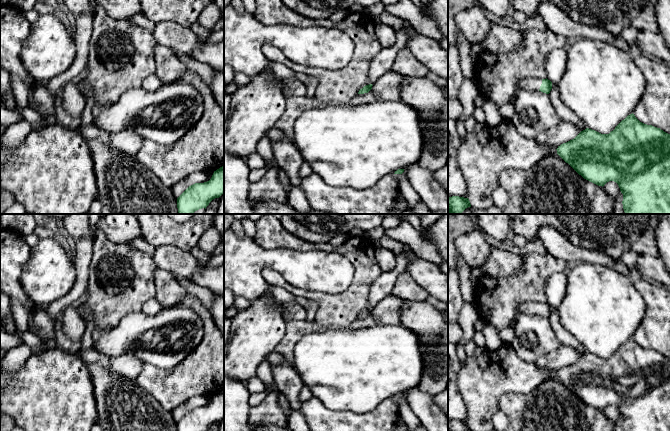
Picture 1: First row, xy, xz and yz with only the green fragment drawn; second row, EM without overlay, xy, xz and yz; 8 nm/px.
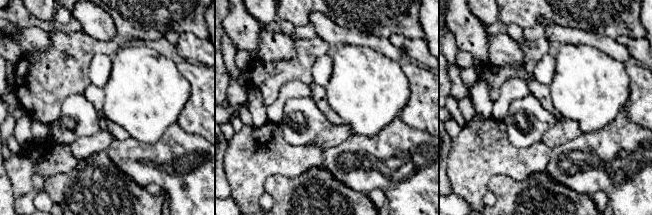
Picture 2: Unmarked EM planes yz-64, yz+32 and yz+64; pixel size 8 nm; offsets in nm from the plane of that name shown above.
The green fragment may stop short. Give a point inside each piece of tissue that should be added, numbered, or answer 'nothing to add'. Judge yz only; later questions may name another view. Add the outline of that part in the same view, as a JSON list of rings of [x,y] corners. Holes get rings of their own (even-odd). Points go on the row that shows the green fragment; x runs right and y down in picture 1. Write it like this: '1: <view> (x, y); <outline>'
1: yz (525, 84); [[[523,79],[518,84],[518,90],[516,94],[518,95],[520,91],[529,89],[535,89],[539,91],[541,84],[542,79]]]

